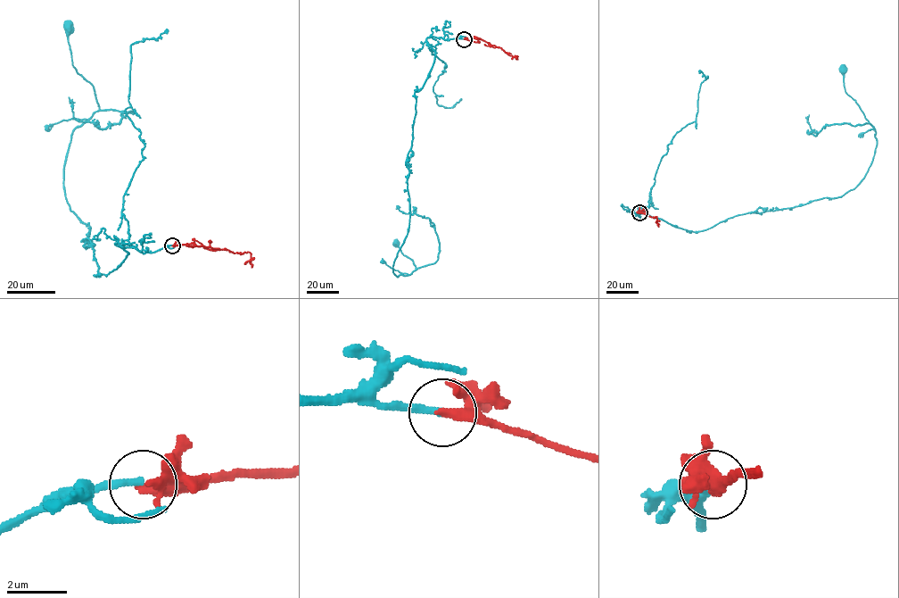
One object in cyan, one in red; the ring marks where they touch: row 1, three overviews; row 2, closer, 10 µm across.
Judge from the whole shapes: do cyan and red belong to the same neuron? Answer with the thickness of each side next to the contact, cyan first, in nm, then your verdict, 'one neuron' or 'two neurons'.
240/400 nm | two neurons

